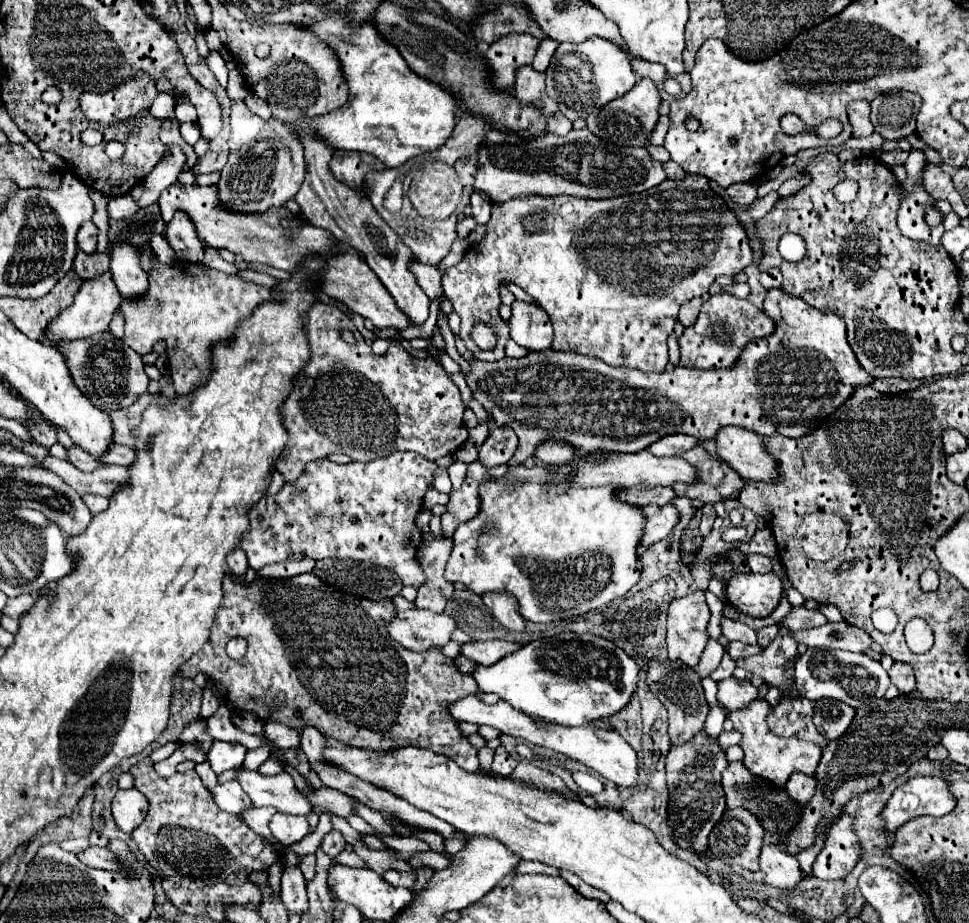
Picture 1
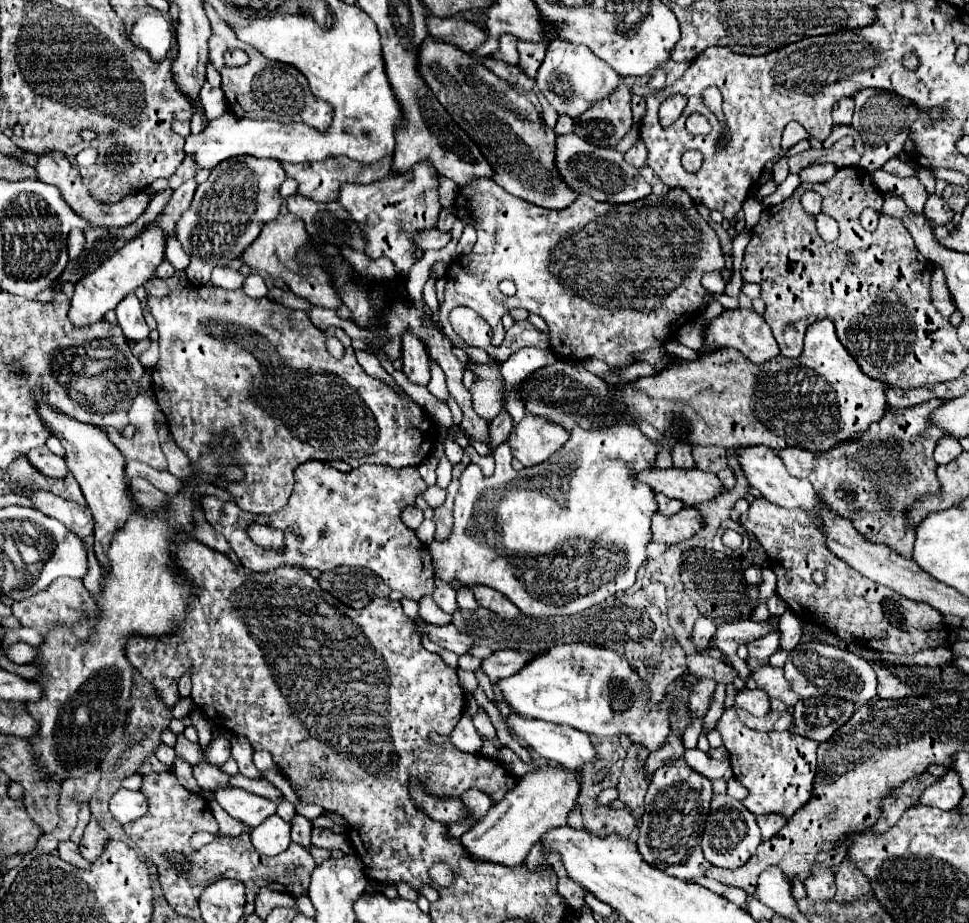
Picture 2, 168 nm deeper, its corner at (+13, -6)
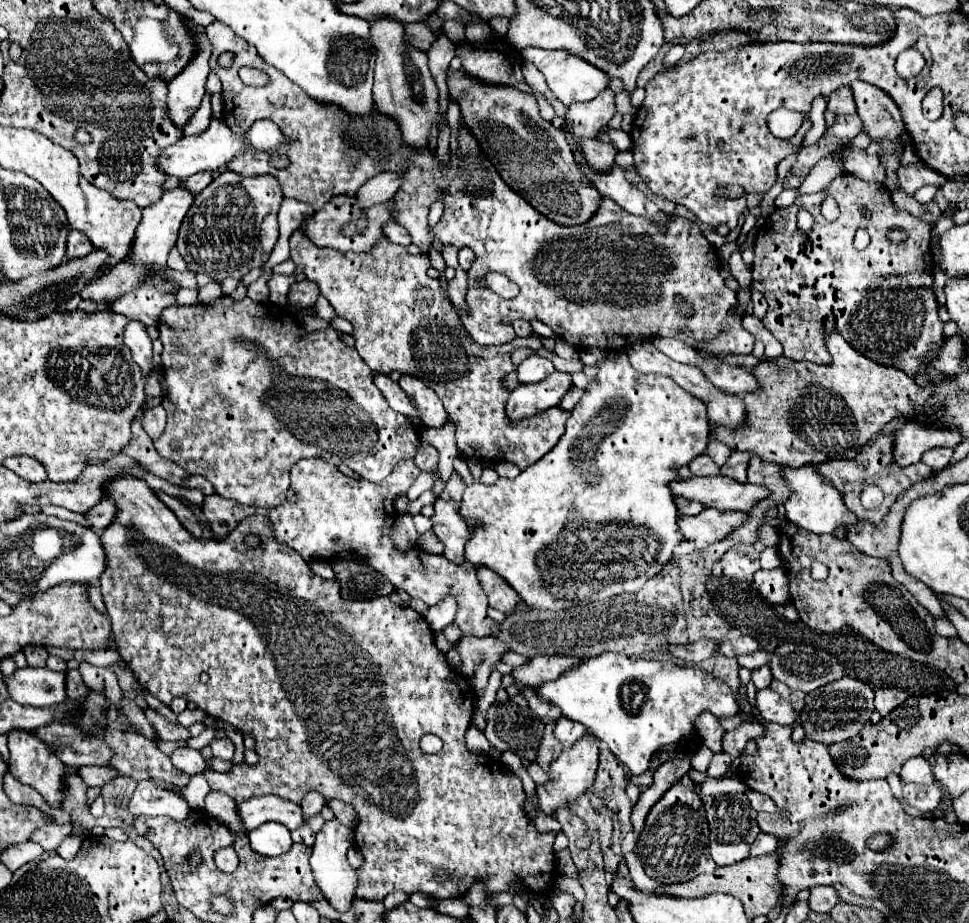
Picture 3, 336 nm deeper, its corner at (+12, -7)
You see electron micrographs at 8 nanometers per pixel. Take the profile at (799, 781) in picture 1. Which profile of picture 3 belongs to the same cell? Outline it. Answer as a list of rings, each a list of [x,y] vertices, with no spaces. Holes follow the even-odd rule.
[[[760,834],[758,838],[756,838],[756,842],[752,844],[752,848],[750,848],[750,856],[754,858],[754,856],[766,856],[766,854],[772,854],[776,850],[776,840],[772,840],[772,836],[768,836],[768,834]]]

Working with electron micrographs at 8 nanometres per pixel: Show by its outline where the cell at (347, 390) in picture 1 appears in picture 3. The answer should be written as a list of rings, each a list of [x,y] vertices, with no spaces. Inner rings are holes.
[[[224,296],[212,304],[196,304],[196,306],[170,306],[162,312],[160,322],[160,338],[164,344],[162,350],[162,368],[164,368],[164,378],[168,382],[168,392],[164,394],[164,408],[168,414],[168,422],[166,422],[166,430],[160,438],[154,440],[154,448],[156,452],[166,458],[176,462],[178,466],[182,466],[184,470],[188,470],[190,474],[198,474],[204,476],[206,480],[210,480],[216,488],[216,494],[236,500],[244,506],[256,506],[256,508],[276,508],[284,502],[284,496],[288,492],[288,472],[290,466],[296,464],[302,458],[322,458],[328,464],[340,466],[346,464],[348,468],[352,468],[356,474],[360,474],[364,480],[368,482],[380,482],[384,480],[394,466],[404,460],[404,458],[414,458],[416,454],[416,446],[418,446],[418,432],[414,430],[414,426],[406,420],[406,416],[394,412],[388,402],[384,400],[382,392],[376,388],[376,384],[372,382],[370,374],[374,374],[364,360],[360,360],[356,348],[346,346],[338,336],[338,332],[334,328],[326,328],[314,334],[308,334],[306,330],[302,330],[296,314],[292,314],[286,308],[274,306],[274,304],[256,304],[250,298],[244,298],[242,302],[234,302],[230,296]],[[224,354],[230,358],[236,358],[236,364],[230,360],[228,364],[224,364]]]

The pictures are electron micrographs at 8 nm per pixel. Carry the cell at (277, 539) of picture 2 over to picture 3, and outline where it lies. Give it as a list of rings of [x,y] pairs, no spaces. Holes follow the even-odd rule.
[[[122,476],[120,480],[112,480],[108,484],[108,498],[116,500],[116,506],[120,508],[120,514],[116,514],[116,520],[108,526],[108,530],[102,532],[102,544],[108,552],[108,568],[104,570],[104,576],[100,578],[100,590],[104,596],[104,604],[108,608],[108,616],[112,620],[112,632],[118,642],[118,652],[122,658],[130,664],[130,668],[136,672],[140,684],[148,688],[156,698],[160,698],[164,704],[170,704],[176,696],[186,696],[190,702],[194,702],[204,714],[222,718],[236,726],[240,732],[256,732],[256,754],[260,756],[256,766],[248,766],[246,762],[235,764],[232,762],[230,772],[212,772],[206,768],[204,776],[212,790],[224,792],[236,802],[244,802],[254,796],[264,794],[276,794],[284,800],[300,804],[304,798],[304,792],[316,790],[326,800],[342,800],[346,804],[352,804],[358,812],[358,826],[354,830],[356,834],[356,848],[364,856],[362,866],[356,870],[358,874],[358,886],[356,896],[364,900],[382,900],[392,890],[422,890],[424,894],[432,898],[446,898],[446,896],[464,896],[468,888],[472,886],[474,878],[484,878],[488,884],[488,892],[508,892],[510,882],[522,882],[528,886],[530,892],[542,894],[542,884],[554,884],[554,832],[538,832],[528,814],[524,812],[526,794],[522,790],[522,782],[518,776],[510,776],[502,772],[502,766],[492,756],[478,756],[472,754],[466,748],[466,730],[472,722],[474,712],[474,690],[468,684],[468,680],[462,674],[456,674],[452,668],[448,668],[448,662],[444,654],[434,646],[434,634],[428,628],[422,614],[414,612],[410,606],[394,604],[388,596],[386,598],[374,598],[374,600],[356,600],[346,602],[340,596],[340,582],[336,578],[324,580],[316,576],[308,562],[298,554],[292,552],[292,548],[284,548],[284,544],[276,544],[272,540],[272,530],[260,520],[260,516],[250,516],[252,520],[240,522],[230,536],[224,540],[212,540],[212,538],[194,538],[174,516],[174,512],[158,500],[158,496],[148,488],[144,480],[138,480],[134,476]],[[134,528],[136,532],[130,532]],[[248,532],[260,532],[264,536],[264,548],[252,552],[250,548],[244,548],[244,536]],[[232,576],[232,580],[228,580]],[[204,674],[204,680],[202,680]],[[424,734],[436,734],[442,738],[442,750],[436,754],[426,754],[420,750],[420,738]],[[432,878],[446,878],[446,882],[436,882]]]

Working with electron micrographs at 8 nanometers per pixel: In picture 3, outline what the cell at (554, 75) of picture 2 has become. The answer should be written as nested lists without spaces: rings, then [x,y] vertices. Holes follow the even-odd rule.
[[[526,48],[526,50],[522,50],[522,58],[532,62],[544,74],[550,90],[554,92],[554,96],[558,100],[564,102],[564,106],[574,104],[574,102],[588,102],[608,86],[608,76],[604,72],[598,72],[598,68],[594,68],[586,60],[580,60],[578,56],[572,56],[568,52]]]

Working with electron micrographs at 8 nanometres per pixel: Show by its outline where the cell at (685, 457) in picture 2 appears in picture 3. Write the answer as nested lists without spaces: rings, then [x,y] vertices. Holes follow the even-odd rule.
[[[708,454],[698,456],[696,460],[692,460],[692,464],[688,466],[696,476],[718,476],[720,468],[712,462],[712,458]]]

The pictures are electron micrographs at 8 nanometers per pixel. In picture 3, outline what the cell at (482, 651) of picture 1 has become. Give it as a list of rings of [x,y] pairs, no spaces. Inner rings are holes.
[[[534,656],[528,664],[514,670],[514,678],[518,684],[526,684],[528,688],[542,686],[550,680],[560,678],[570,668],[576,668],[582,662],[582,658],[574,656]]]

